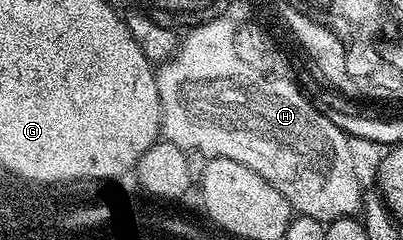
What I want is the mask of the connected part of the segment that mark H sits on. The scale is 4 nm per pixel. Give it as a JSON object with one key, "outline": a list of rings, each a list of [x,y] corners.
{"outline":[[[205,20],[198,21],[194,30],[180,39],[175,55],[156,67],[161,132],[167,134],[167,140],[184,151],[235,160],[251,168],[251,172],[270,182],[297,214],[311,216],[326,224],[336,218],[360,215],[363,182],[350,165],[349,150],[341,137],[341,129],[331,124],[316,105],[312,106],[301,95],[300,85],[265,82],[265,78],[257,78],[245,62],[237,62],[237,54],[233,54],[233,38],[229,38],[229,26],[225,26],[225,34],[205,34],[205,30],[209,30],[209,25]]]}

